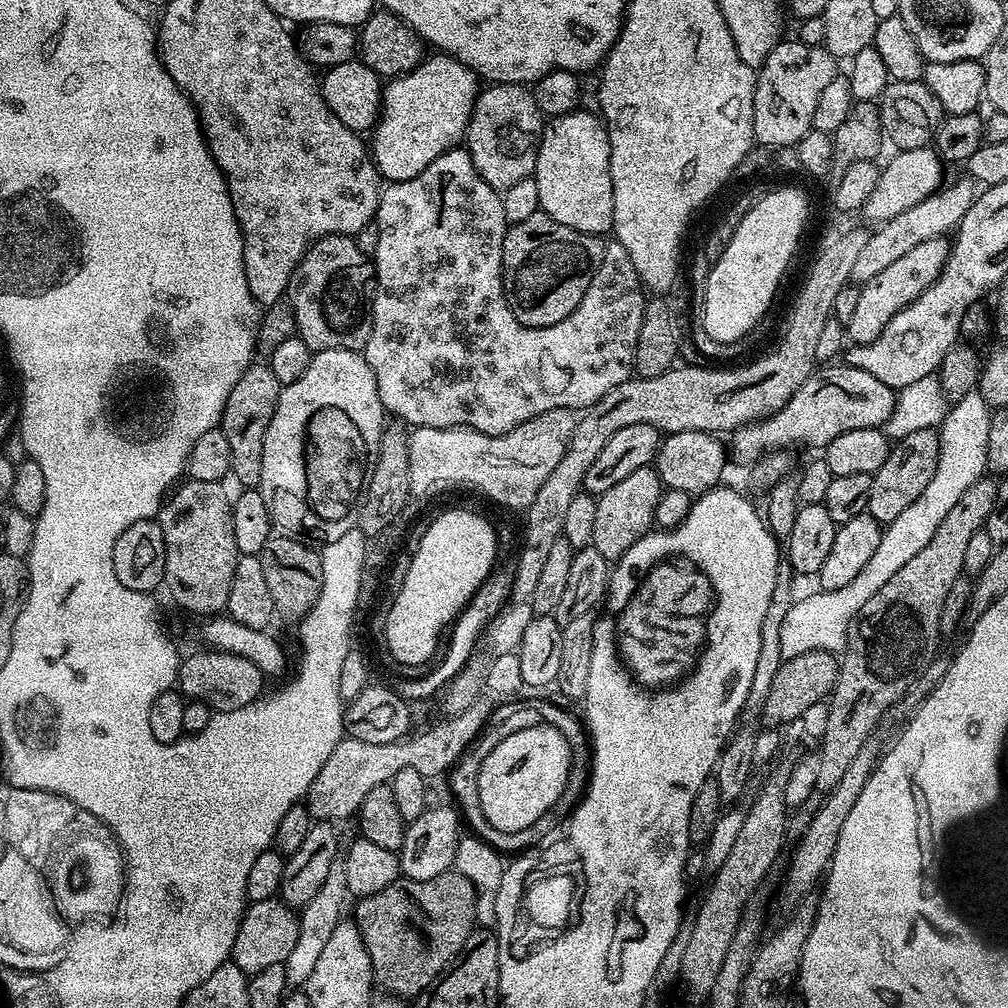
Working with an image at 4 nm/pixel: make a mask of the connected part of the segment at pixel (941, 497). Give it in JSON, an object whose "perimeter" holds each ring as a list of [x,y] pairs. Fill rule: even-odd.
{"perimeter":[[[979,394],[963,396],[949,407],[947,416],[938,428],[940,453],[938,454],[938,470],[934,470],[934,478],[930,478],[926,490],[922,490],[922,494],[918,494],[918,498],[914,498],[914,502],[910,502],[910,506],[906,506],[906,510],[902,510],[902,514],[898,514],[898,518],[894,518],[894,522],[883,525],[878,550],[874,550],[874,555],[867,560],[866,566],[862,566],[861,572],[847,586],[842,586],[839,590],[826,590],[825,592],[816,590],[813,591],[813,596],[808,596],[805,600],[797,599],[793,603],[792,609],[782,621],[780,641],[785,660],[814,650],[840,654],[847,649],[848,637],[855,625],[856,617],[860,615],[862,606],[866,606],[866,602],[870,602],[870,598],[874,598],[874,594],[878,594],[878,590],[882,590],[882,586],[886,586],[886,582],[890,582],[890,578],[894,574],[898,574],[898,570],[902,570],[902,566],[906,566],[906,562],[910,562],[910,558],[914,558],[914,554],[918,554],[929,544],[930,538],[934,538],[934,533],[938,530],[942,518],[946,518],[948,511],[958,503],[958,498],[962,498],[962,493],[968,487],[974,486],[974,482],[978,482],[985,475],[988,466],[986,462],[986,450],[988,449],[986,434],[990,434],[989,415],[990,406]]]}

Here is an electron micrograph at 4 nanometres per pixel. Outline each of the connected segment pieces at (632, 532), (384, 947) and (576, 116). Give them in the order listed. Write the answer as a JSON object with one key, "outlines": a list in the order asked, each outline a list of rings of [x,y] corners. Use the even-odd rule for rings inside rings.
{"outlines":[[[[652,466],[642,470],[634,470],[634,474],[622,478],[622,482],[618,482],[618,486],[610,486],[610,490],[603,492],[596,502],[598,514],[594,518],[594,534],[592,535],[591,547],[596,548],[598,554],[602,554],[609,562],[619,560],[622,553],[630,550],[630,546],[634,546],[634,542],[638,542],[653,527],[661,491],[660,475]]],[[[454,868],[448,869],[442,874],[438,874],[437,877],[430,879],[410,880],[401,878],[388,886],[386,890],[379,891],[378,894],[361,897],[356,904],[354,922],[359,926],[364,945],[367,948],[367,952],[370,954],[373,977],[385,991],[402,998],[415,998],[427,989],[429,985],[435,983],[435,980],[447,969],[447,966],[455,959],[457,953],[460,952],[461,946],[465,944],[466,938],[474,930],[477,921],[476,890],[472,882]]],[[[577,110],[551,117],[540,133],[540,145],[536,155],[534,179],[538,182],[538,198],[542,211],[550,218],[562,222],[579,232],[606,234],[612,232],[614,222],[614,190],[610,174],[610,138],[607,127],[597,113]]]]}

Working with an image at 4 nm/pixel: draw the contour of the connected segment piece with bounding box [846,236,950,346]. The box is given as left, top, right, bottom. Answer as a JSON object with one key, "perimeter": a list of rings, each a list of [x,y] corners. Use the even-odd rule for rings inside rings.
{"perimeter":[[[944,236],[932,237],[924,242],[919,242],[902,256],[895,259],[886,270],[879,271],[868,281],[859,285],[858,303],[850,322],[846,325],[846,332],[852,339],[853,345],[869,344],[882,334],[882,330],[907,304],[917,300],[924,291],[936,281],[948,261],[950,244]]]}

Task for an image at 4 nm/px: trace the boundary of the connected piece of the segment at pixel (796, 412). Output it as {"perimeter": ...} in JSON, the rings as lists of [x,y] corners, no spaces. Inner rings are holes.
{"perimeter":[[[847,362],[836,364],[833,368],[817,367],[808,375],[806,382],[802,382],[802,386],[798,386],[798,390],[794,390],[779,408],[767,413],[763,418],[741,424],[731,433],[731,459],[733,456],[736,460],[755,462],[769,452],[787,449],[790,444],[809,444],[812,448],[823,450],[830,442],[834,442],[834,438],[838,438],[838,434],[846,434],[846,430],[883,429],[895,408],[897,393],[897,389],[886,386],[886,382],[878,382],[874,374],[854,368]]]}

